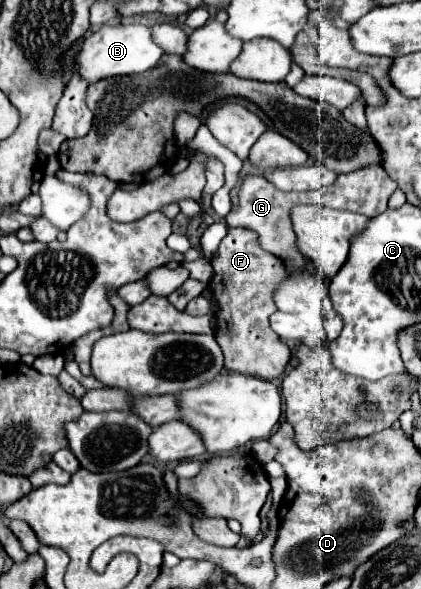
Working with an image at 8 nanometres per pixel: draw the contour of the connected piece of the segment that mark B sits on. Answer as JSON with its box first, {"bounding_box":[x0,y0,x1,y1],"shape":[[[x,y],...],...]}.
{"bounding_box":[74,23,164,81],"shape":[[[118,23],[118,25],[102,25],[96,33],[86,37],[82,41],[80,53],[74,61],[78,61],[80,75],[88,81],[100,81],[114,75],[136,75],[152,69],[160,57],[164,55],[164,49],[152,39],[152,27],[142,23]]]}

